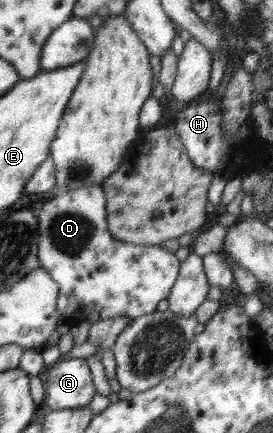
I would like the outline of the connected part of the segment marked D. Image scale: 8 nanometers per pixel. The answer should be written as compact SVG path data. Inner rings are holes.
M99 185L87 186L77 188L76 190L69 191L67 193L61 193L53 195L52 200L45 202L45 205L41 208L39 215L37 216L38 229L39 229L39 248L38 248L38 260L40 261L40 268L46 271L51 278L59 285L59 294L57 297L57 312L59 312L61 318L77 324L81 322L99 322L101 320L115 320L117 318L129 318L129 320L135 320L135 318L141 318L147 314L157 311L157 304L161 300L165 300L171 292L174 282L178 278L178 273L181 267L181 262L177 258L175 252L169 252L164 248L157 245L136 245L133 243L126 243L117 240L108 229L107 224L107 211L106 211L106 199L103 190Z

